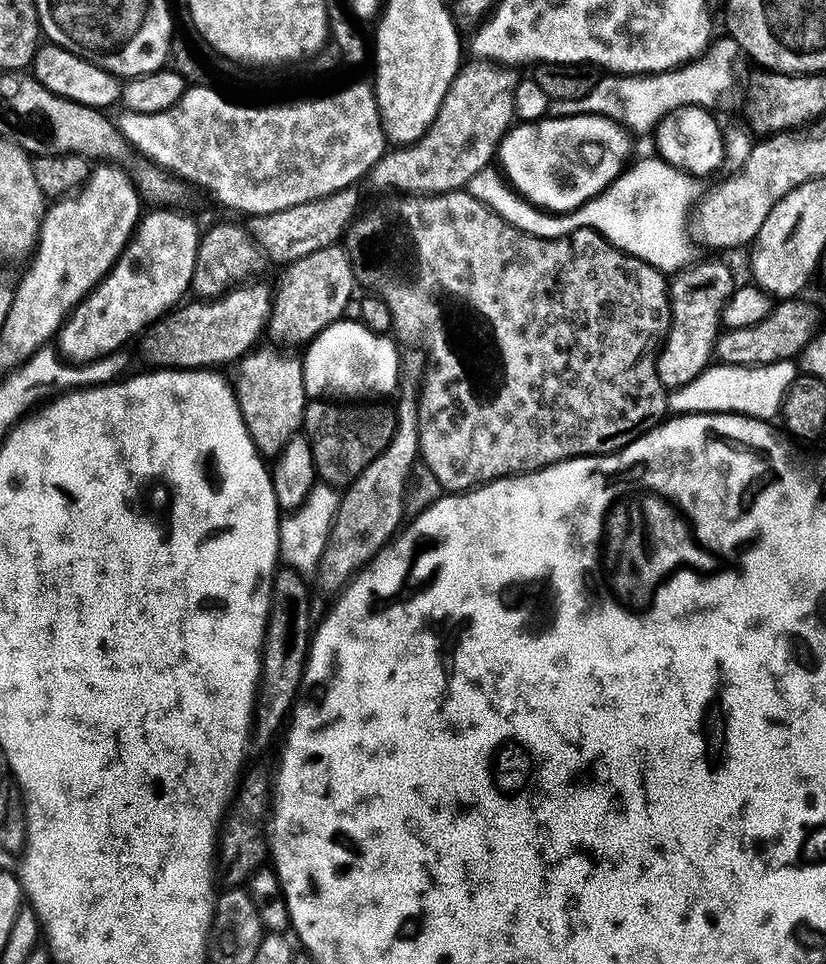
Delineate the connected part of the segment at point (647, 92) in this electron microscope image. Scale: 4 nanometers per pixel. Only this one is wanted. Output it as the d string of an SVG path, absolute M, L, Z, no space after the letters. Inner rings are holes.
M686 65L674 71L656 73L653 76L614 76L602 77L593 85L591 91L577 100L560 102L554 112L560 118L578 116L601 117L616 122L629 133L653 135L658 125L676 109L684 107L705 107L702 86L706 86L702 74L696 78Z

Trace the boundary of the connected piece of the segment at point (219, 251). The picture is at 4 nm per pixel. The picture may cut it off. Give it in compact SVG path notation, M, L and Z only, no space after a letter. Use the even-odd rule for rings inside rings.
M222 224L201 237L199 250L196 252L195 272L192 279L192 292L197 299L211 302L227 295L233 288L243 285L251 278L258 278L268 262L248 230L243 226Z

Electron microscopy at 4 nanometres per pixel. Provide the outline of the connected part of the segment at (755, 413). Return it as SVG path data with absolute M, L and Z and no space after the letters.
M792 362L775 366L720 366L716 372L720 380L701 378L675 389L669 395L669 409L675 415L744 415L769 423L770 416L781 415L784 397L797 375L797 365Z

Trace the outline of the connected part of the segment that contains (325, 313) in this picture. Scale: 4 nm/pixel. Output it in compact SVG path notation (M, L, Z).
M343 247L320 249L301 260L294 261L283 269L280 285L275 285L272 302L272 319L267 331L280 344L307 346L330 326L345 319L348 303L352 300L352 288L357 287L352 275L352 264Z

